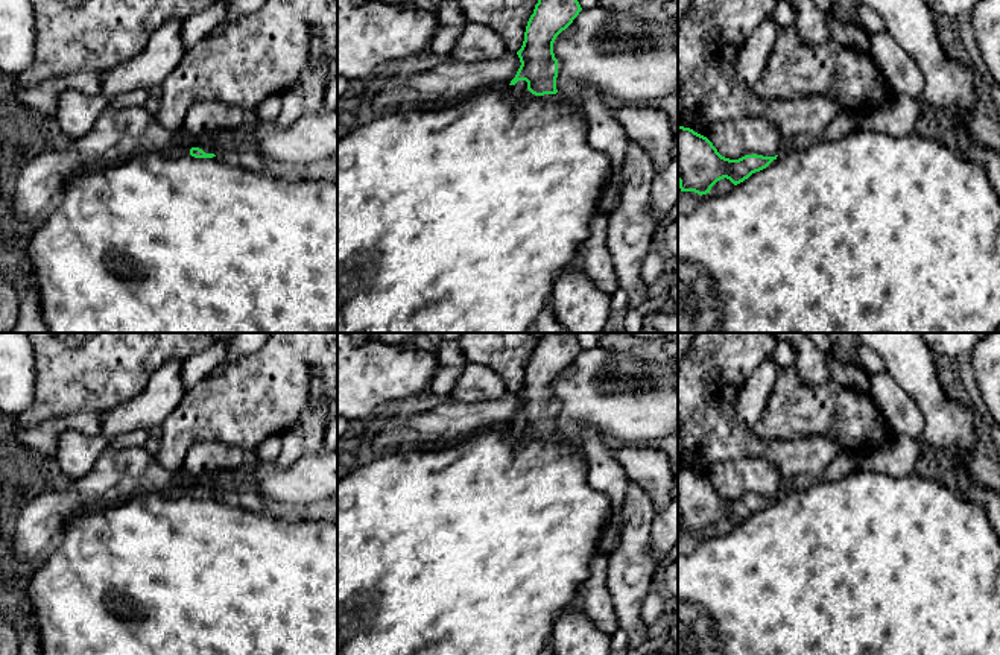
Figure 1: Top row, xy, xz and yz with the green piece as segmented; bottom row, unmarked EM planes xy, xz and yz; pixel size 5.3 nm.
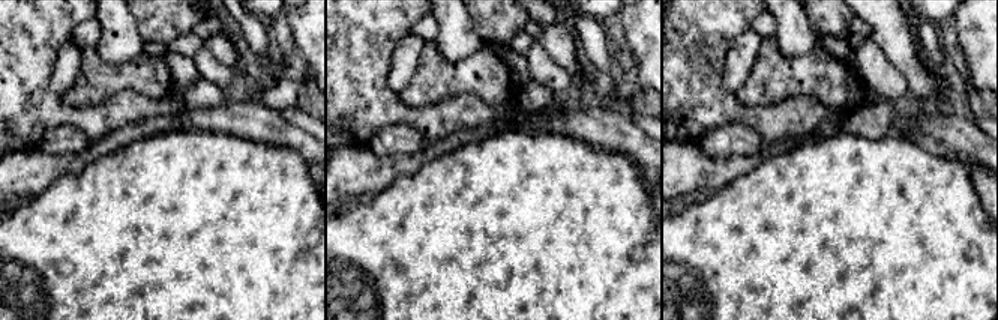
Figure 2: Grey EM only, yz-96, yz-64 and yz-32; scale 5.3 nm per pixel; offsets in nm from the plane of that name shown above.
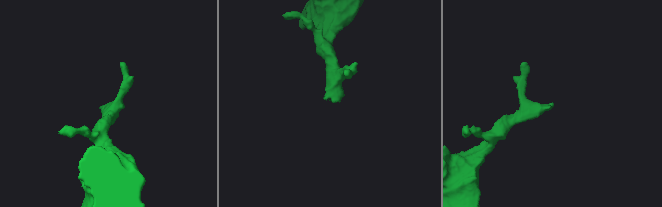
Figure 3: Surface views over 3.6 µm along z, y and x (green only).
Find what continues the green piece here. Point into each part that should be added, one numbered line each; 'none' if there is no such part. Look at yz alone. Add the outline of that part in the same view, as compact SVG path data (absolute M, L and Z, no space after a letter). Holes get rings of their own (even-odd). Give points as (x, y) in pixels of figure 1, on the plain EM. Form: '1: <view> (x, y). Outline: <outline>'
none

